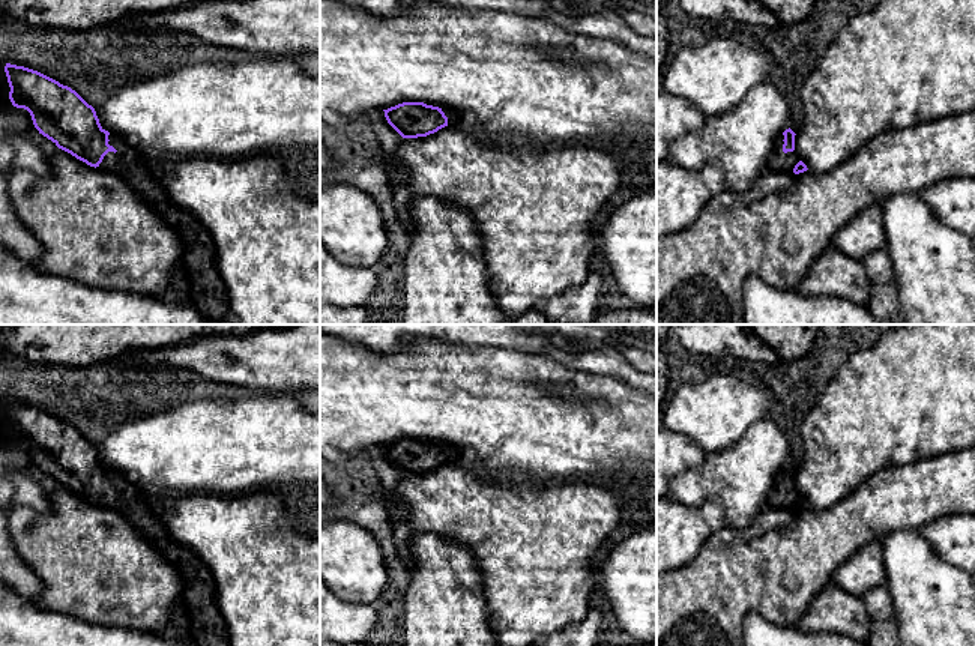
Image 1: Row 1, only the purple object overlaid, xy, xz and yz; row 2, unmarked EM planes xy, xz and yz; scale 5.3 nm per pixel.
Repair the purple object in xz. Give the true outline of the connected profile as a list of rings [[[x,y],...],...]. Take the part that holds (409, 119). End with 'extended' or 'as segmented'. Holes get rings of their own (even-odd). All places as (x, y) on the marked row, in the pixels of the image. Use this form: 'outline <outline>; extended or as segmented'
outline [[[403,102],[383,111],[388,123],[403,138],[427,137],[445,126],[466,125],[463,114],[424,102]]]; extended

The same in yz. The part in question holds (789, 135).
outline [[[789,128],[777,137],[769,156],[768,170],[795,174],[808,170],[795,150],[795,135],[796,134]]]; extended

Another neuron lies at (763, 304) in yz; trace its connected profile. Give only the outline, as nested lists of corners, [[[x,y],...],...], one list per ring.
[[[759,276],[744,282],[744,325],[880,325],[867,306],[832,296],[778,290]]]

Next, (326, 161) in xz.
[[[320,141],[320,177],[328,174],[335,167],[335,161],[331,155],[329,147]]]

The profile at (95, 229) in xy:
[[[57,147],[50,156],[48,177],[17,170],[8,179],[8,194],[18,218],[44,245],[42,257],[30,263],[36,270],[96,288],[155,297],[162,297],[170,288],[171,270],[182,257],[183,243],[122,174],[90,167]]]

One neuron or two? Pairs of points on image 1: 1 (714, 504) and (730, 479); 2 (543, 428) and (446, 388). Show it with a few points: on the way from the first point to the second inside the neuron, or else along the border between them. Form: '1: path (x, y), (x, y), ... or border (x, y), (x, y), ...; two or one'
1: border (682, 504), (700, 505), (717, 498), (727, 525); two
2: path (519, 418), (499, 406), (470, 398); one

